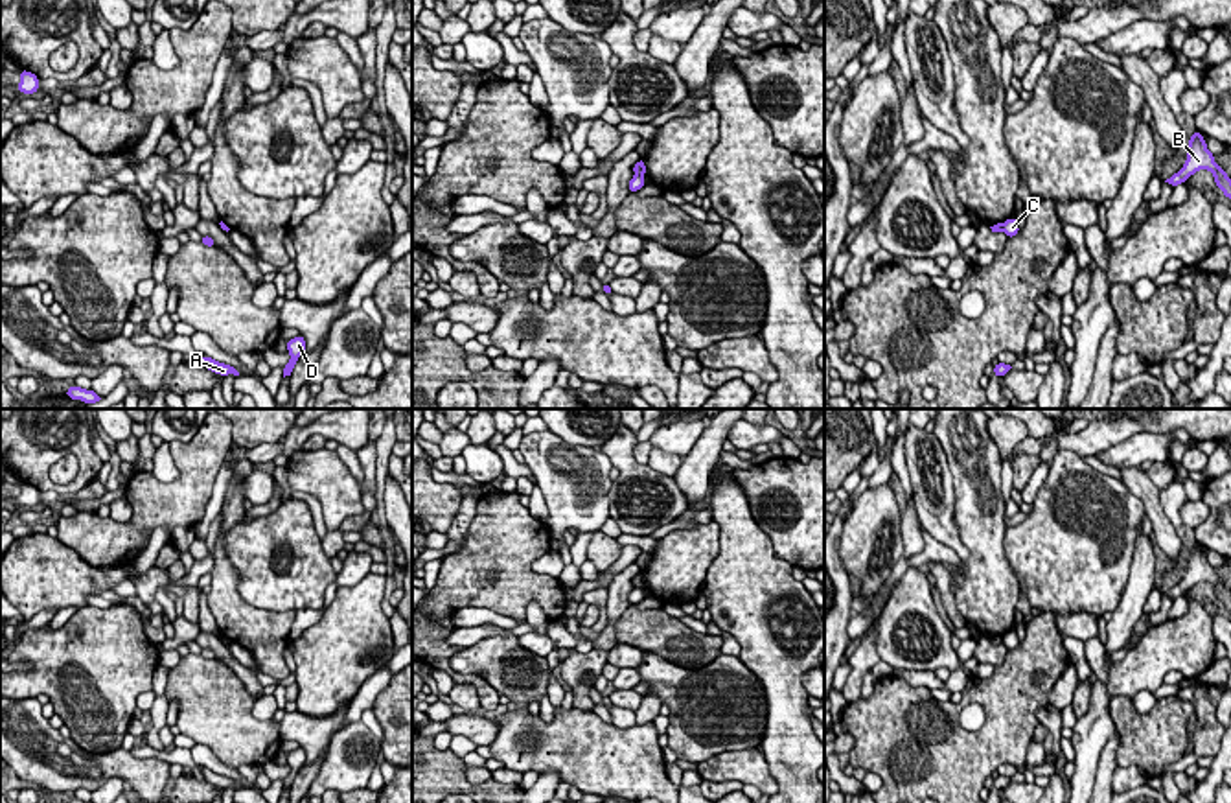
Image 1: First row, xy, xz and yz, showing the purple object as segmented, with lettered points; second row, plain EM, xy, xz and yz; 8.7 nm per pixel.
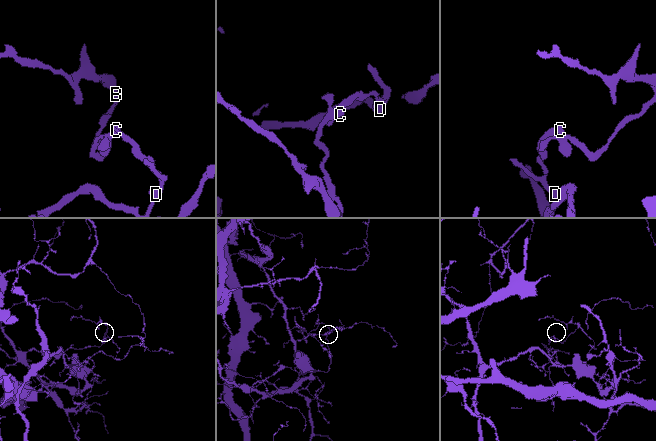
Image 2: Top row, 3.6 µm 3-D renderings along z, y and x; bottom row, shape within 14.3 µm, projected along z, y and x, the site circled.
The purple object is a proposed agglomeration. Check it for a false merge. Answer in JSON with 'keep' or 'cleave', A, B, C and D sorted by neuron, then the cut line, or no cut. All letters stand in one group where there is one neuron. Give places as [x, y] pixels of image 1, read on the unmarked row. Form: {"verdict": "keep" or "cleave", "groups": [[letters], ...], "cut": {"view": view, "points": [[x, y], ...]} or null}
{"verdict": "cleave", "groups": [["A", "D"], ["B", "C"]], "cut": {"view": "xz", "points": [[635, 586], [643, 590]]}}

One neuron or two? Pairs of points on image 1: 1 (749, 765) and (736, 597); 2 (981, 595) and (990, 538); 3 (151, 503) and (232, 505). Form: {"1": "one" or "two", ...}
{"1": "two", "2": "one", "3": "two"}

